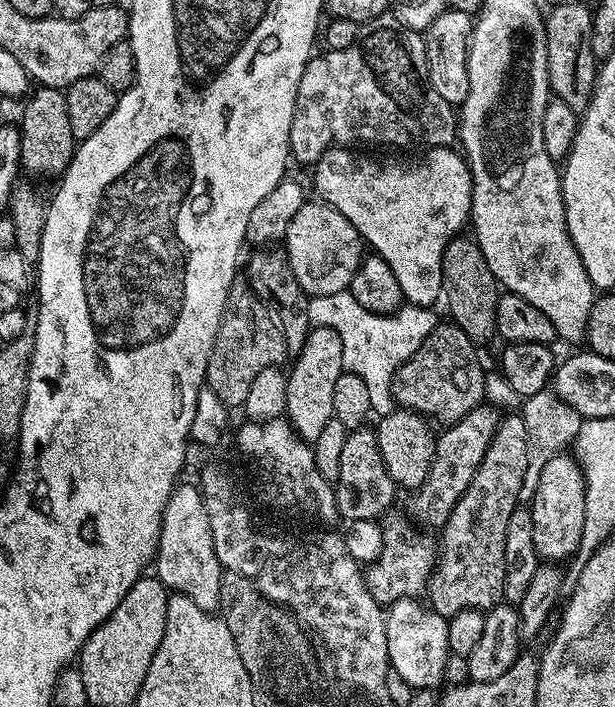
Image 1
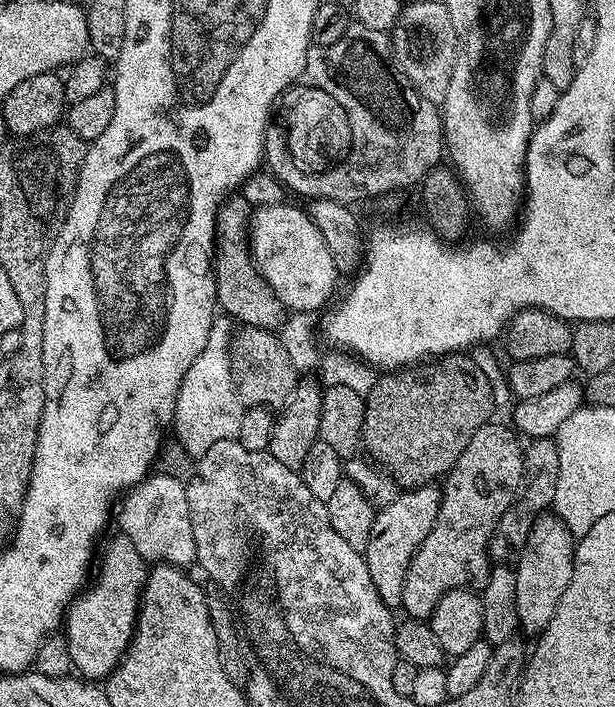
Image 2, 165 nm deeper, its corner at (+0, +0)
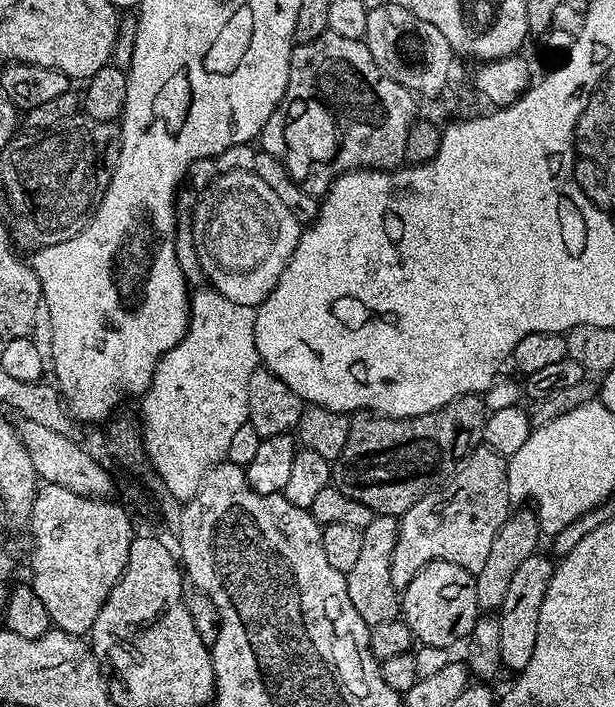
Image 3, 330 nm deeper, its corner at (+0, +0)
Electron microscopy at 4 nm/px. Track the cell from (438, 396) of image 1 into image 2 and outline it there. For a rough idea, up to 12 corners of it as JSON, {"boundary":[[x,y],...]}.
{"boundary":[[458,351],[383,373],[362,440],[419,486],[492,419]]}

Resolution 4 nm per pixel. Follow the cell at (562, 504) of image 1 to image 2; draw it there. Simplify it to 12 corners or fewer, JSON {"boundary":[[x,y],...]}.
{"boundary":[[559,515],[534,521],[514,564],[516,618],[539,637],[576,565]]}

